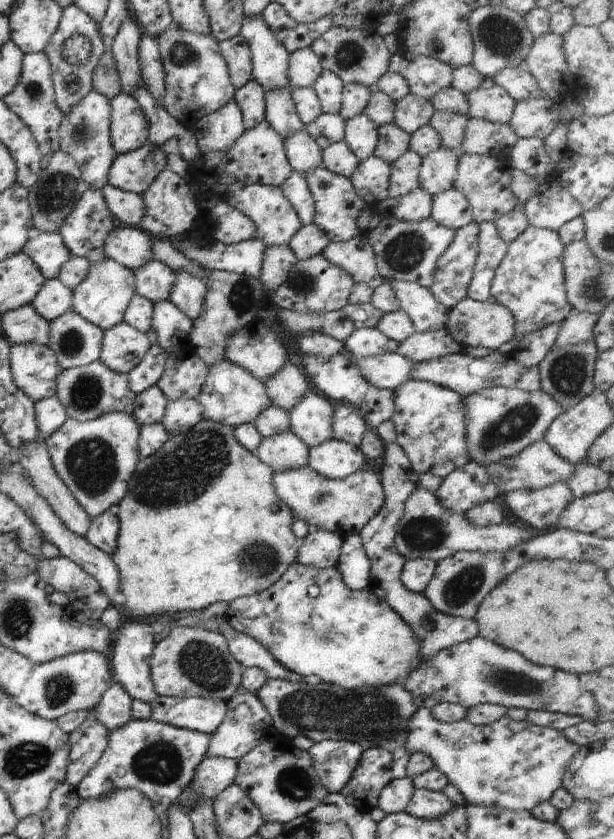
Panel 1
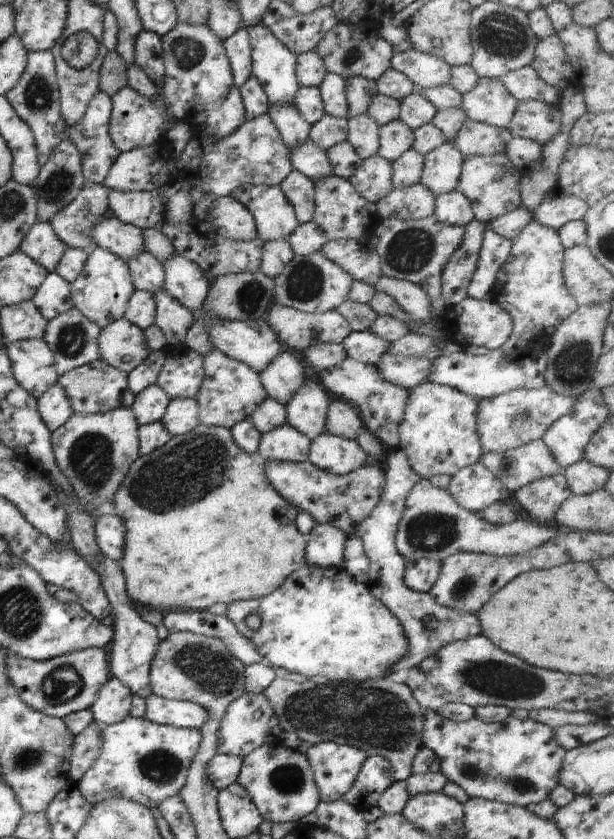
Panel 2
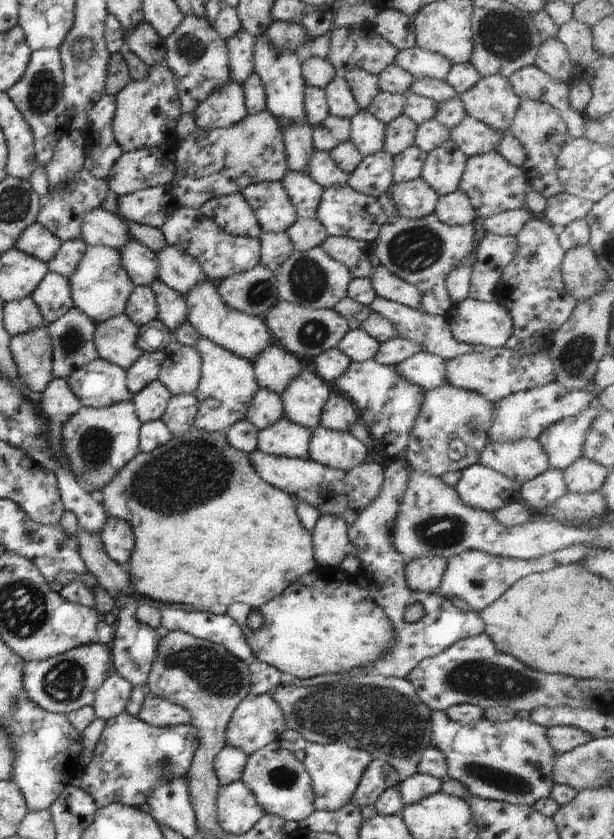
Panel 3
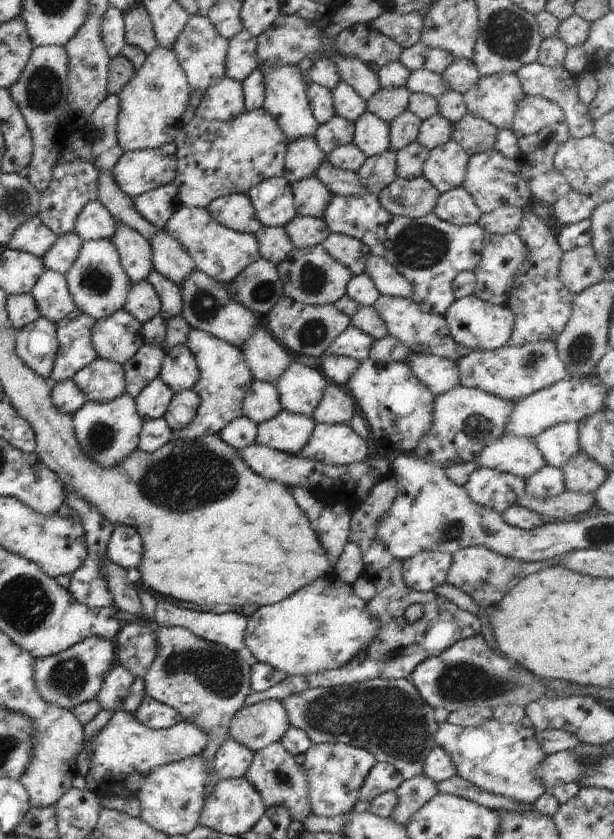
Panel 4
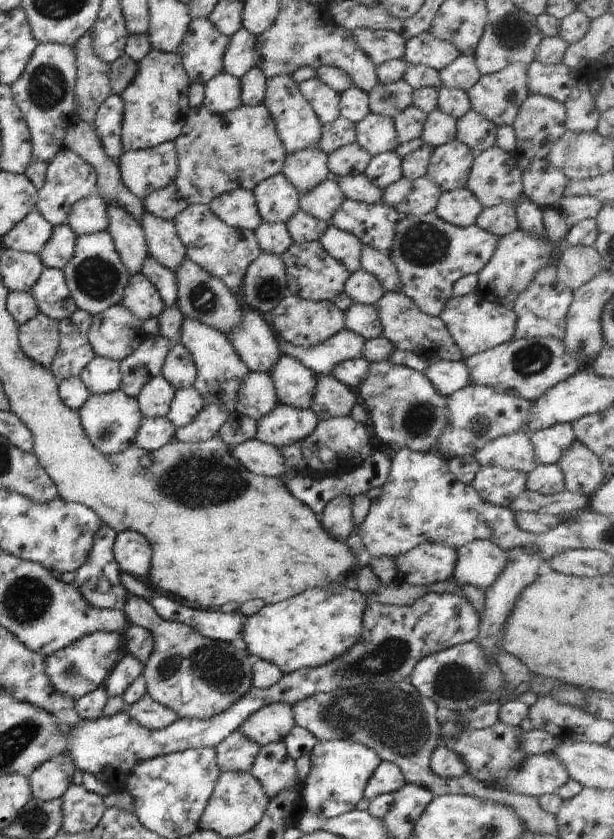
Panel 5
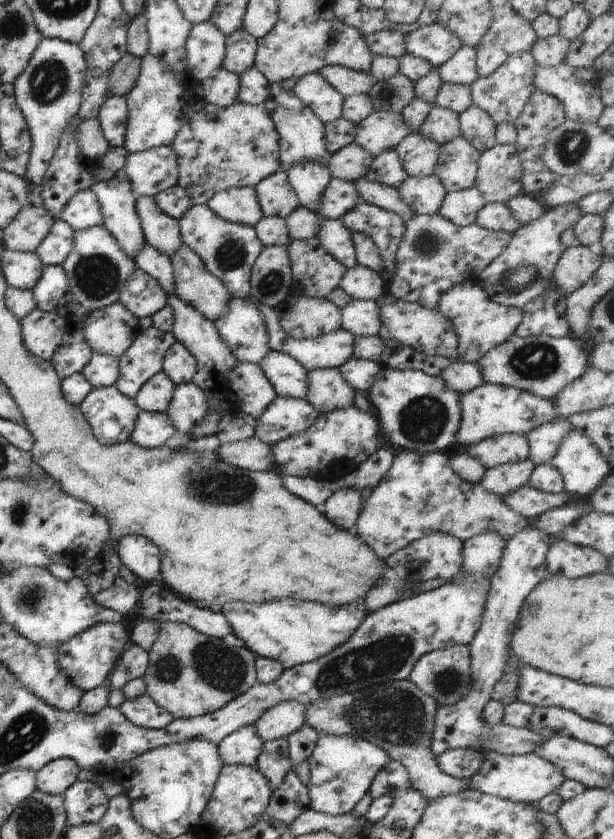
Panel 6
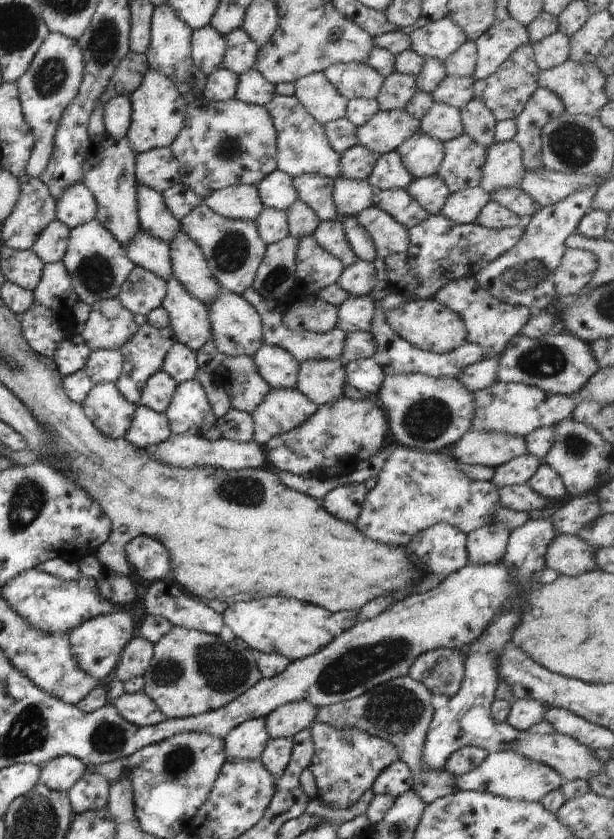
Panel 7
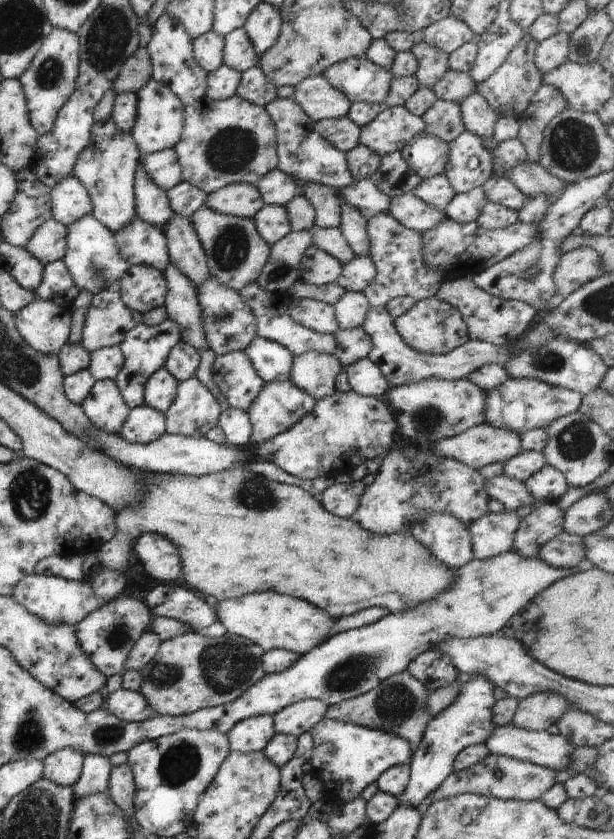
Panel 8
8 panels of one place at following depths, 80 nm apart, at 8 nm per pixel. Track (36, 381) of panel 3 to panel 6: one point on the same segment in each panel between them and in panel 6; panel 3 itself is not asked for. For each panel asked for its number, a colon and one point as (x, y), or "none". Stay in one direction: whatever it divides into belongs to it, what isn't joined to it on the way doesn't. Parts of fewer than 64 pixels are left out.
4: (37, 344)
5: (39, 337)
6: (42, 332)

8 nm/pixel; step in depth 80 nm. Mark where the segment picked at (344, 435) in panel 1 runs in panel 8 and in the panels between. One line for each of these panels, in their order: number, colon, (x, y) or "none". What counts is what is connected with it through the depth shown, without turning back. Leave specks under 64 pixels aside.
2: (342, 419)
3: (339, 414)
4: (337, 406)
5: (332, 398)
6: (328, 390)
7: (323, 381)
8: (315, 373)

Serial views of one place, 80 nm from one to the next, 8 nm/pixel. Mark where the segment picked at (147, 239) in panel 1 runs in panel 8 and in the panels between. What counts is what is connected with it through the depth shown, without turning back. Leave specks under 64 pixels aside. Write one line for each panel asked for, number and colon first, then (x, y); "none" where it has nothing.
2: (123, 239)
3: (100, 227)
4: (95, 221)
5: (88, 215)
6: (83, 211)
7: (77, 206)
8: (70, 201)

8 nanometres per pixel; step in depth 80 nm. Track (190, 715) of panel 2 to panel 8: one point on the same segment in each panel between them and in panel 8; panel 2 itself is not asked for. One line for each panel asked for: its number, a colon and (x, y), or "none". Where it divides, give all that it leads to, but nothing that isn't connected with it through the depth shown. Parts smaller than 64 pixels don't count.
3: (158, 712)
4: (151, 713)
5: (149, 714)
6: (143, 711)
7: (139, 709)
8: (131, 706)

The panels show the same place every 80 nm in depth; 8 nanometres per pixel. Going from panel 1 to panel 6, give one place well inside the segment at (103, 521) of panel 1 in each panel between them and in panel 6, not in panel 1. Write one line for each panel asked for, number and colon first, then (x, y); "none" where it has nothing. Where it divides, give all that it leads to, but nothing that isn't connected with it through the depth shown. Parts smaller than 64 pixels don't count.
2: (109, 529)
3: (116, 538)
4: (125, 547)
5: (132, 552)
6: (139, 555)

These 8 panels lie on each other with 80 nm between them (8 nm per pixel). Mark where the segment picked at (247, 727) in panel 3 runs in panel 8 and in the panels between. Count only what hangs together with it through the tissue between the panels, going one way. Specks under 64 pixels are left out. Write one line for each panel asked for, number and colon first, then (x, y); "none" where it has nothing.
4: (258, 726)
5: (271, 723)
6: (280, 721)
7: (284, 722)
8: (298, 718)

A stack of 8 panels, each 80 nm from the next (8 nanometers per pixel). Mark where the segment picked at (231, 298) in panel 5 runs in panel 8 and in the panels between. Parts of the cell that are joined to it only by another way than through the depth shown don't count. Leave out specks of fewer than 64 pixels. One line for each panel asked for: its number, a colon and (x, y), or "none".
6: (194, 283)
7: (189, 266)
8: (186, 253)

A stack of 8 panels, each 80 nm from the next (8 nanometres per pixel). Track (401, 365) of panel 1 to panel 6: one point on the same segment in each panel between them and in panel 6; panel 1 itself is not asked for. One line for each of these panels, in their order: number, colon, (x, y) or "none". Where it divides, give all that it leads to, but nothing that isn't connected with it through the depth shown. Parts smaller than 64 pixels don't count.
2: (408, 372)
3: (427, 370)
4: (440, 375)
5: (448, 376)
6: (461, 376)

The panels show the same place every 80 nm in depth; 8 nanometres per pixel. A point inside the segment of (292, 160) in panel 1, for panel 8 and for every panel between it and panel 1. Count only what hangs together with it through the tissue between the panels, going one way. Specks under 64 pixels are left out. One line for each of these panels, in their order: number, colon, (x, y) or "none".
2: (312, 161)
3: (320, 167)
4: (343, 183)
5: (359, 188)
6: (385, 197)
7: (398, 203)
8: (414, 214)

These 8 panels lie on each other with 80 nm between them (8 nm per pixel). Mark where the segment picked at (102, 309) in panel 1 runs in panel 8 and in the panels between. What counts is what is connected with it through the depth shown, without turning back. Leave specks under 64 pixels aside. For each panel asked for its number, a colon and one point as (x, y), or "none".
2: (102, 292)
3: (100, 287)
4: (99, 286)
5: (95, 275)
6: (97, 269)
7: (97, 264)
8: (95, 263)

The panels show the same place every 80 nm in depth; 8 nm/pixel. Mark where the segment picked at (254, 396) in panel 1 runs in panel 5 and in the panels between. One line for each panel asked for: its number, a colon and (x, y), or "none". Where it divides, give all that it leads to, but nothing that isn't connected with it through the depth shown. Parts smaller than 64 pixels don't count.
2: (230, 392)
3: (228, 384)
4: (224, 377)
5: (219, 370)

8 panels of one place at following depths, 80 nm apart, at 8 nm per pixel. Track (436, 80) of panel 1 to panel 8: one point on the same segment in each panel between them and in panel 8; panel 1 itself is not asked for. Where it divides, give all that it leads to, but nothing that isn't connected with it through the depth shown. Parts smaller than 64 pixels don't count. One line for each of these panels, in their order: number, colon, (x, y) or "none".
2: (425, 71)
3: (418, 62)
4: (418, 56)
5: (426, 49)
6: (433, 43)
7: (439, 39)
8: (448, 34)

